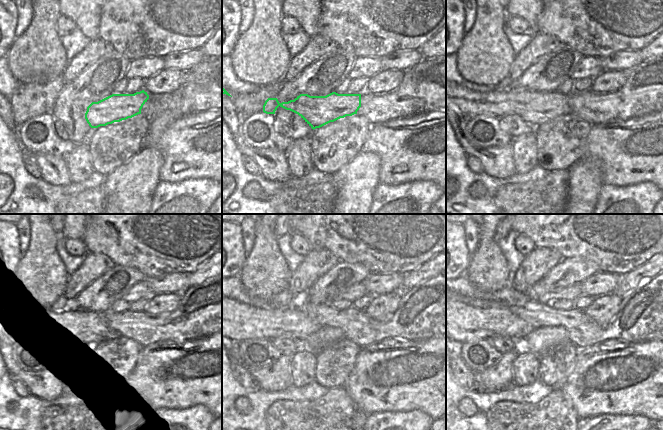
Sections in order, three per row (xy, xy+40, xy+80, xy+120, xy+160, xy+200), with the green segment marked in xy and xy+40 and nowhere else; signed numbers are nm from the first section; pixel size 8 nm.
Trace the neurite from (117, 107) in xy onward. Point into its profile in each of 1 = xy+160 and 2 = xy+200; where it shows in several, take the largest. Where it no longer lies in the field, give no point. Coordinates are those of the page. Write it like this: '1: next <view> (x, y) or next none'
1: next xy+160 (242, 322)
2: next xy+200 (466, 324)

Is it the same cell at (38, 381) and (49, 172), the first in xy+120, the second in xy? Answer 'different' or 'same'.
same

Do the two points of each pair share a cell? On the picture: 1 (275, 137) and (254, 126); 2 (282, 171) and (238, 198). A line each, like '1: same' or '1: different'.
1: same
2: different

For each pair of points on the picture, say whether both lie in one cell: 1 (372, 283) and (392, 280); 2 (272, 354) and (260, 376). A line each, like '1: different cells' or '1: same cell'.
1: same cell
2: different cells

